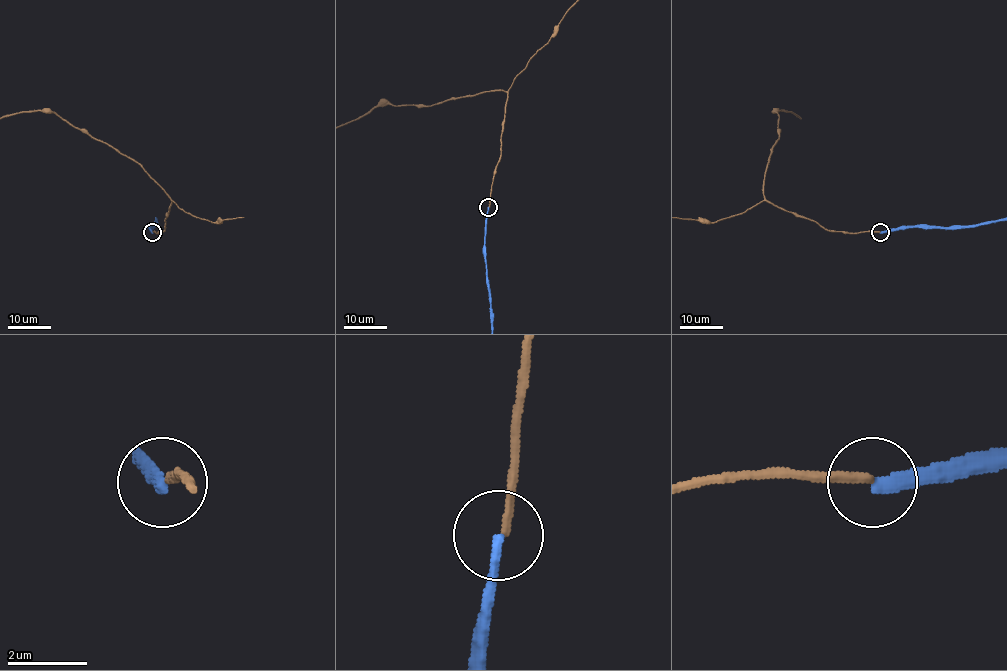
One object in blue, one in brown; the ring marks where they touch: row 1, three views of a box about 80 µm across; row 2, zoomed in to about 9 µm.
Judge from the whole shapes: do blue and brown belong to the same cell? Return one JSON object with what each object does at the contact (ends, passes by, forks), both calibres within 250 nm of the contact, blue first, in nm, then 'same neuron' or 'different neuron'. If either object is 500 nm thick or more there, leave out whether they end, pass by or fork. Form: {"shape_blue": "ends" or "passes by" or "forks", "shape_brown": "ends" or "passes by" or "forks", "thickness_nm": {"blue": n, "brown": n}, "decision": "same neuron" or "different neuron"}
{"shape_blue": "ends", "shape_brown": "ends", "thickness_nm": {"blue": 300, "brown": 220}, "decision": "different neuron"}

